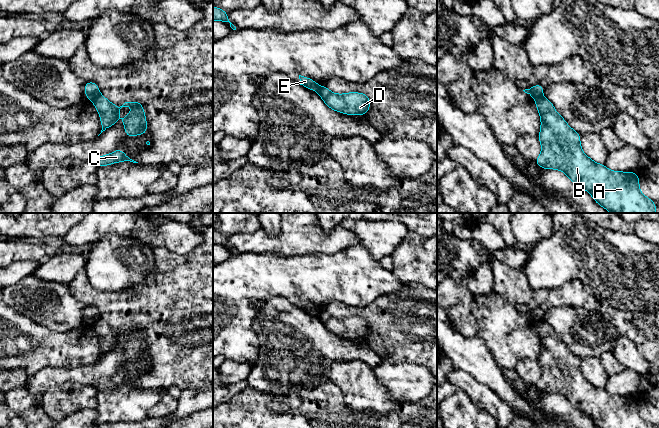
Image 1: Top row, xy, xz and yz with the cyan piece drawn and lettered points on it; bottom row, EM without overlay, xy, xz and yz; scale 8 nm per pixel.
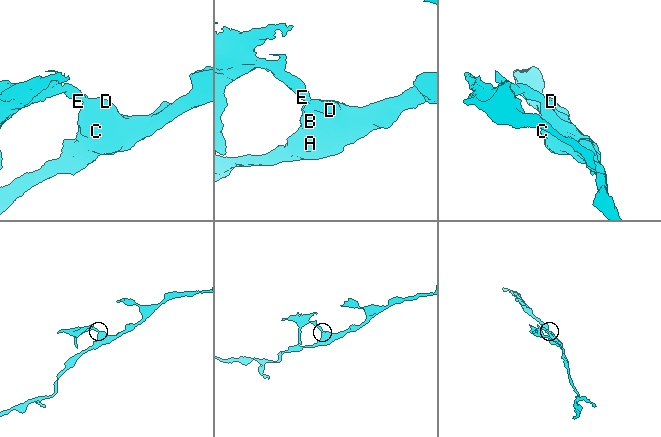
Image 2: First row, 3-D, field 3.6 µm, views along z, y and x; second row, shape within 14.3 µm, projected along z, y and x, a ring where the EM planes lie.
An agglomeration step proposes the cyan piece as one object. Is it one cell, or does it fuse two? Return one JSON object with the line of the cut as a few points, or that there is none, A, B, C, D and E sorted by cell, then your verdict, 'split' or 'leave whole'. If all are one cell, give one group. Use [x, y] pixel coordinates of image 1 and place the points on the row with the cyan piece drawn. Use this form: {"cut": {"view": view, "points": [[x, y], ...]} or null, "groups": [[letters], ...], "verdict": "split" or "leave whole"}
{"cut": {"view": "xy", "points": [[99, 93], [92, 100]]}, "groups": [["A", "B", "C", "D"], ["E"]], "verdict": "split"}

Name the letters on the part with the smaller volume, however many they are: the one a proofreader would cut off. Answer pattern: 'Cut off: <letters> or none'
Cut off: E

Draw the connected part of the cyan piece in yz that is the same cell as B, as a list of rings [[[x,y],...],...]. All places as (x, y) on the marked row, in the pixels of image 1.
[[[543,95],[535,97],[541,119],[538,139],[542,151],[535,164],[563,171],[610,213],[656,213],[656,203],[640,191],[635,172],[611,171],[584,154],[580,134],[560,116]]]

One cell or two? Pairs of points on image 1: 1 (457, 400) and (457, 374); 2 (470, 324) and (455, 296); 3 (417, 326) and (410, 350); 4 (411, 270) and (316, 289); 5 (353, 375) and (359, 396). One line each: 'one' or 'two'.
1: two
2: one
3: one
4: two
5: one

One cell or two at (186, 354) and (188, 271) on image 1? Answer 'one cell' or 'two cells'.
one cell

